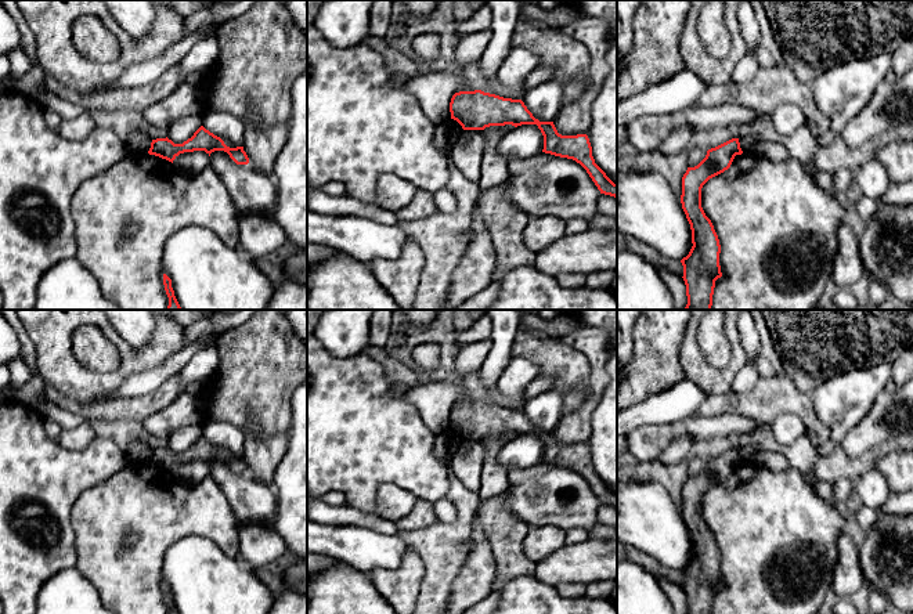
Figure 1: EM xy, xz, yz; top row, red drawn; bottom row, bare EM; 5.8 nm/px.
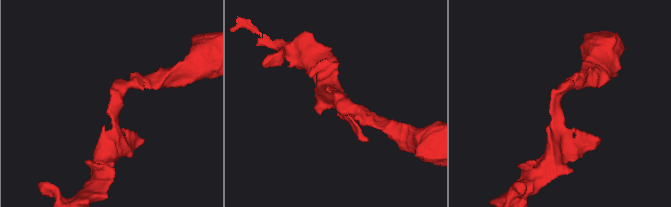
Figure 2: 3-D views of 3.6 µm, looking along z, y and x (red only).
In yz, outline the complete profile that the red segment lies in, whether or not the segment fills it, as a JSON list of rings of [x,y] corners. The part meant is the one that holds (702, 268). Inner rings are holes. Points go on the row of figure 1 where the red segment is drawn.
[[[732,138],[707,151],[694,167],[682,177],[681,203],[692,230],[692,249],[681,260],[686,285],[685,310],[711,310],[715,281],[722,277],[721,245],[711,220],[701,207],[701,188],[712,177],[728,170],[736,155],[741,155],[739,138]]]

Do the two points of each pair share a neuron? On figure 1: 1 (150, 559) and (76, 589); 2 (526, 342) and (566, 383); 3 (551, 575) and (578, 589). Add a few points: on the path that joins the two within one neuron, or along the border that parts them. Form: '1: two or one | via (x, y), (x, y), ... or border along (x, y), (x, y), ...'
1: two | border along (75, 566), (93, 585), (101, 599)
2: one | via (537, 351), (558, 372)
3: two | border along (585, 584), (559, 582), (555, 587)

